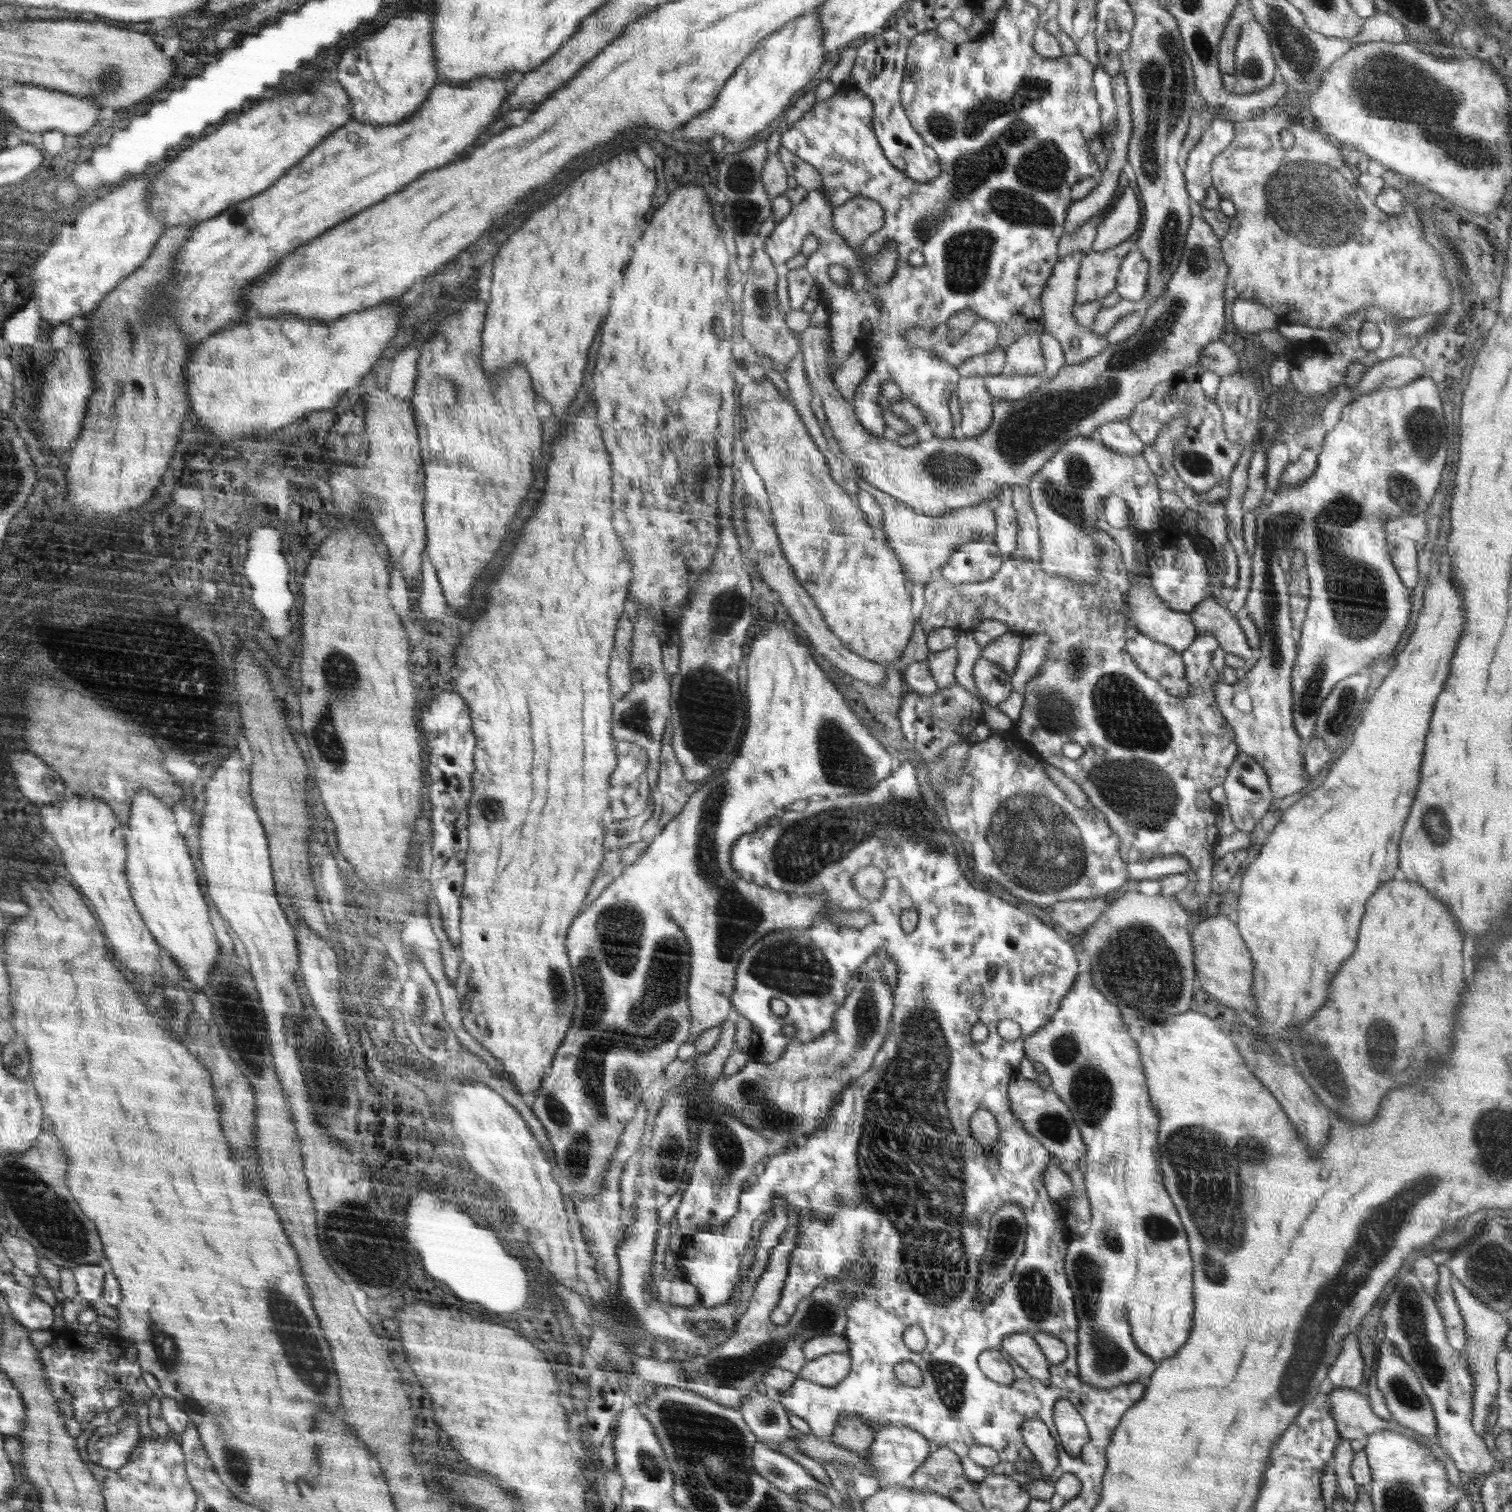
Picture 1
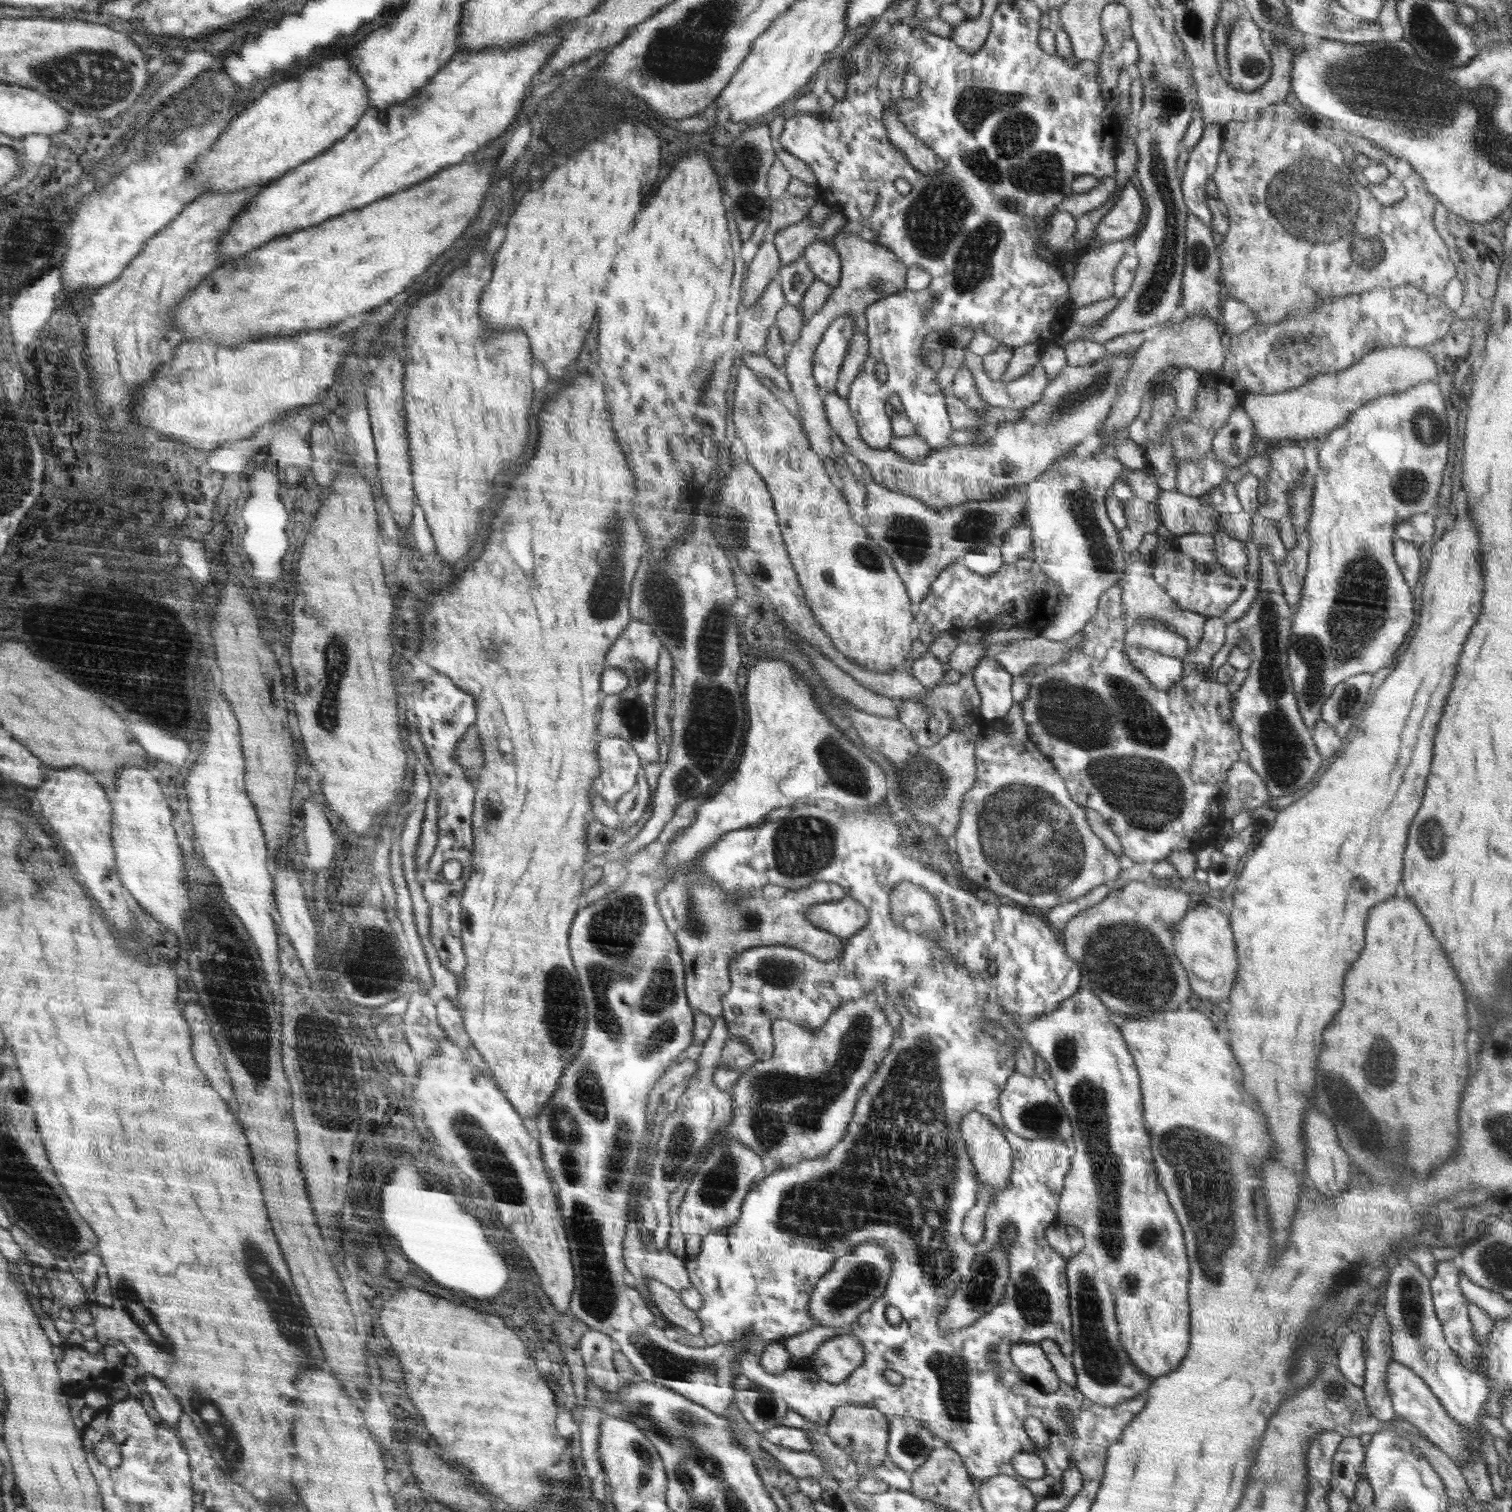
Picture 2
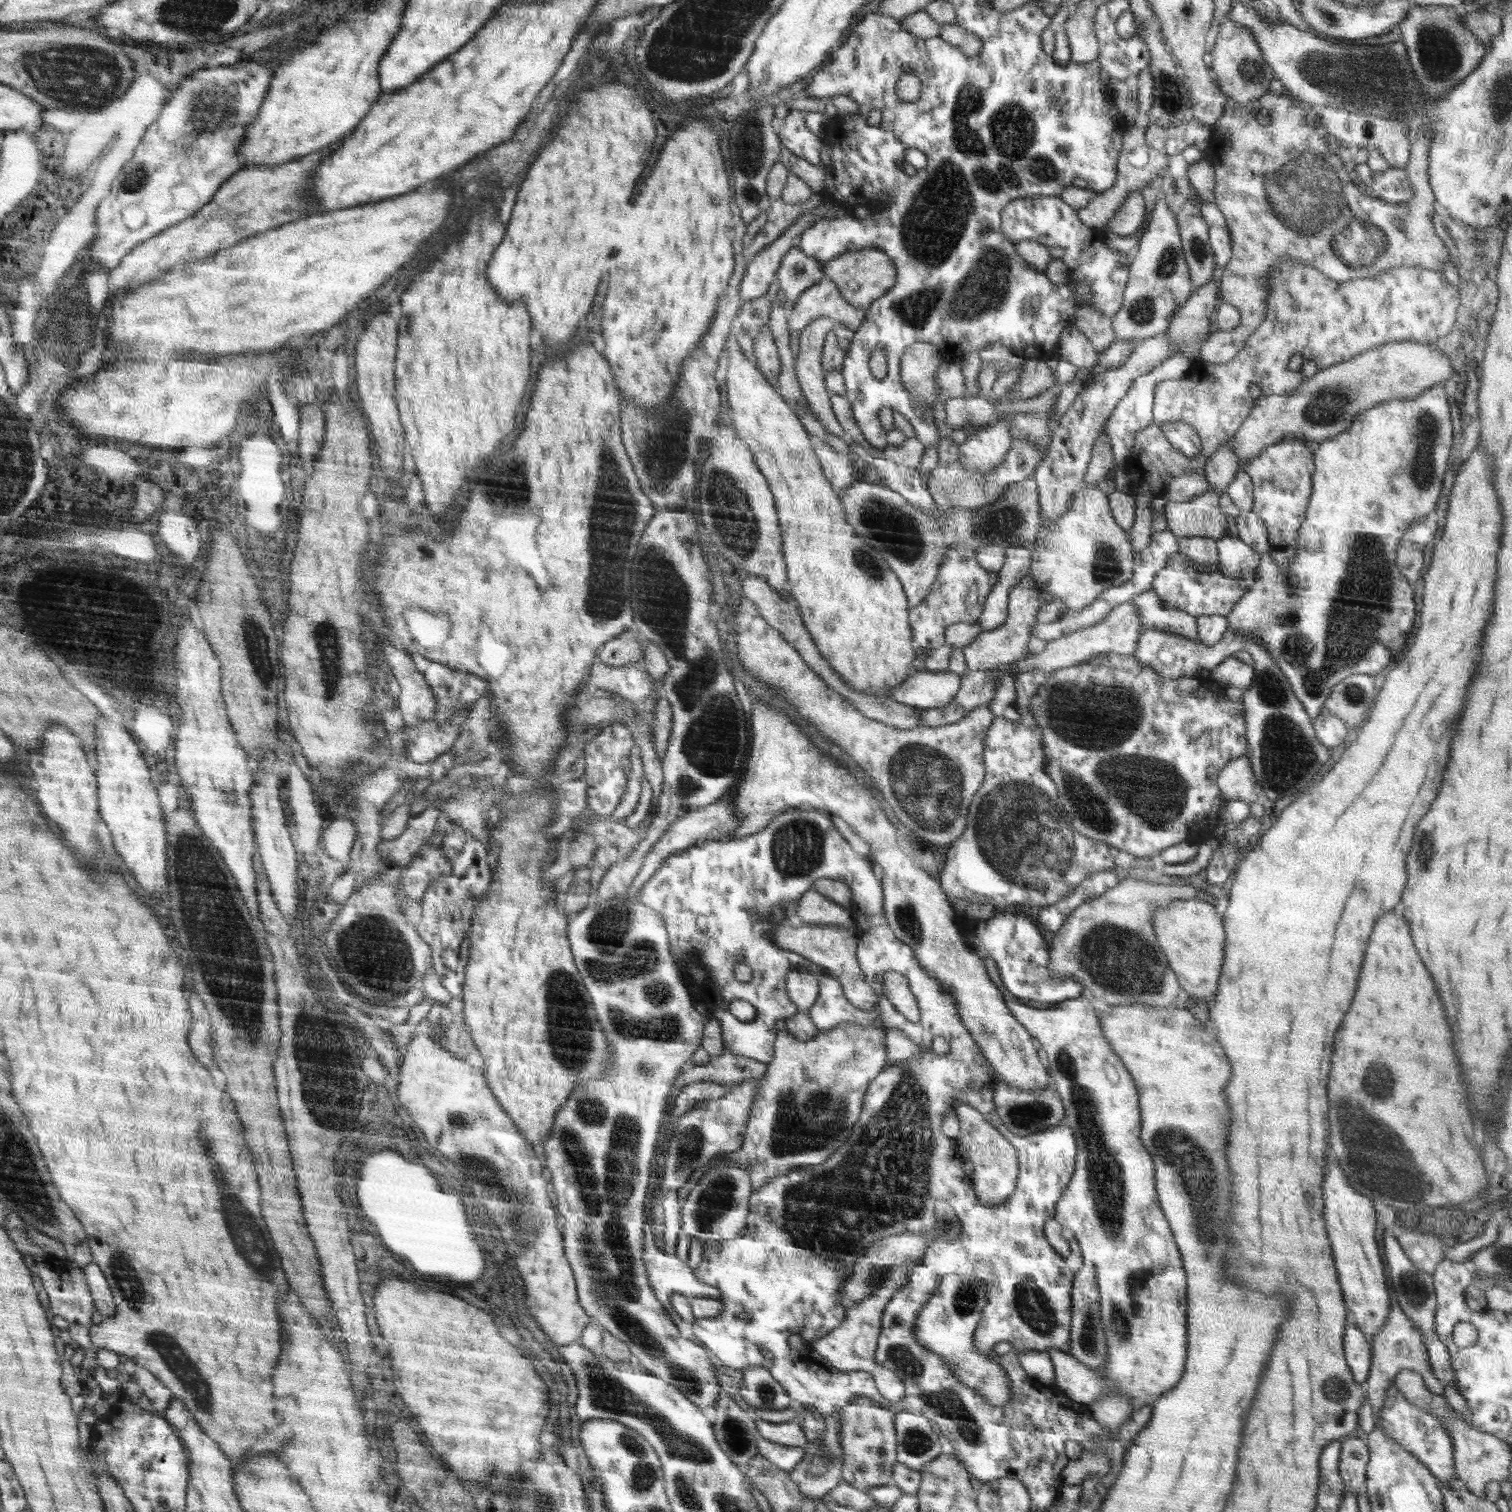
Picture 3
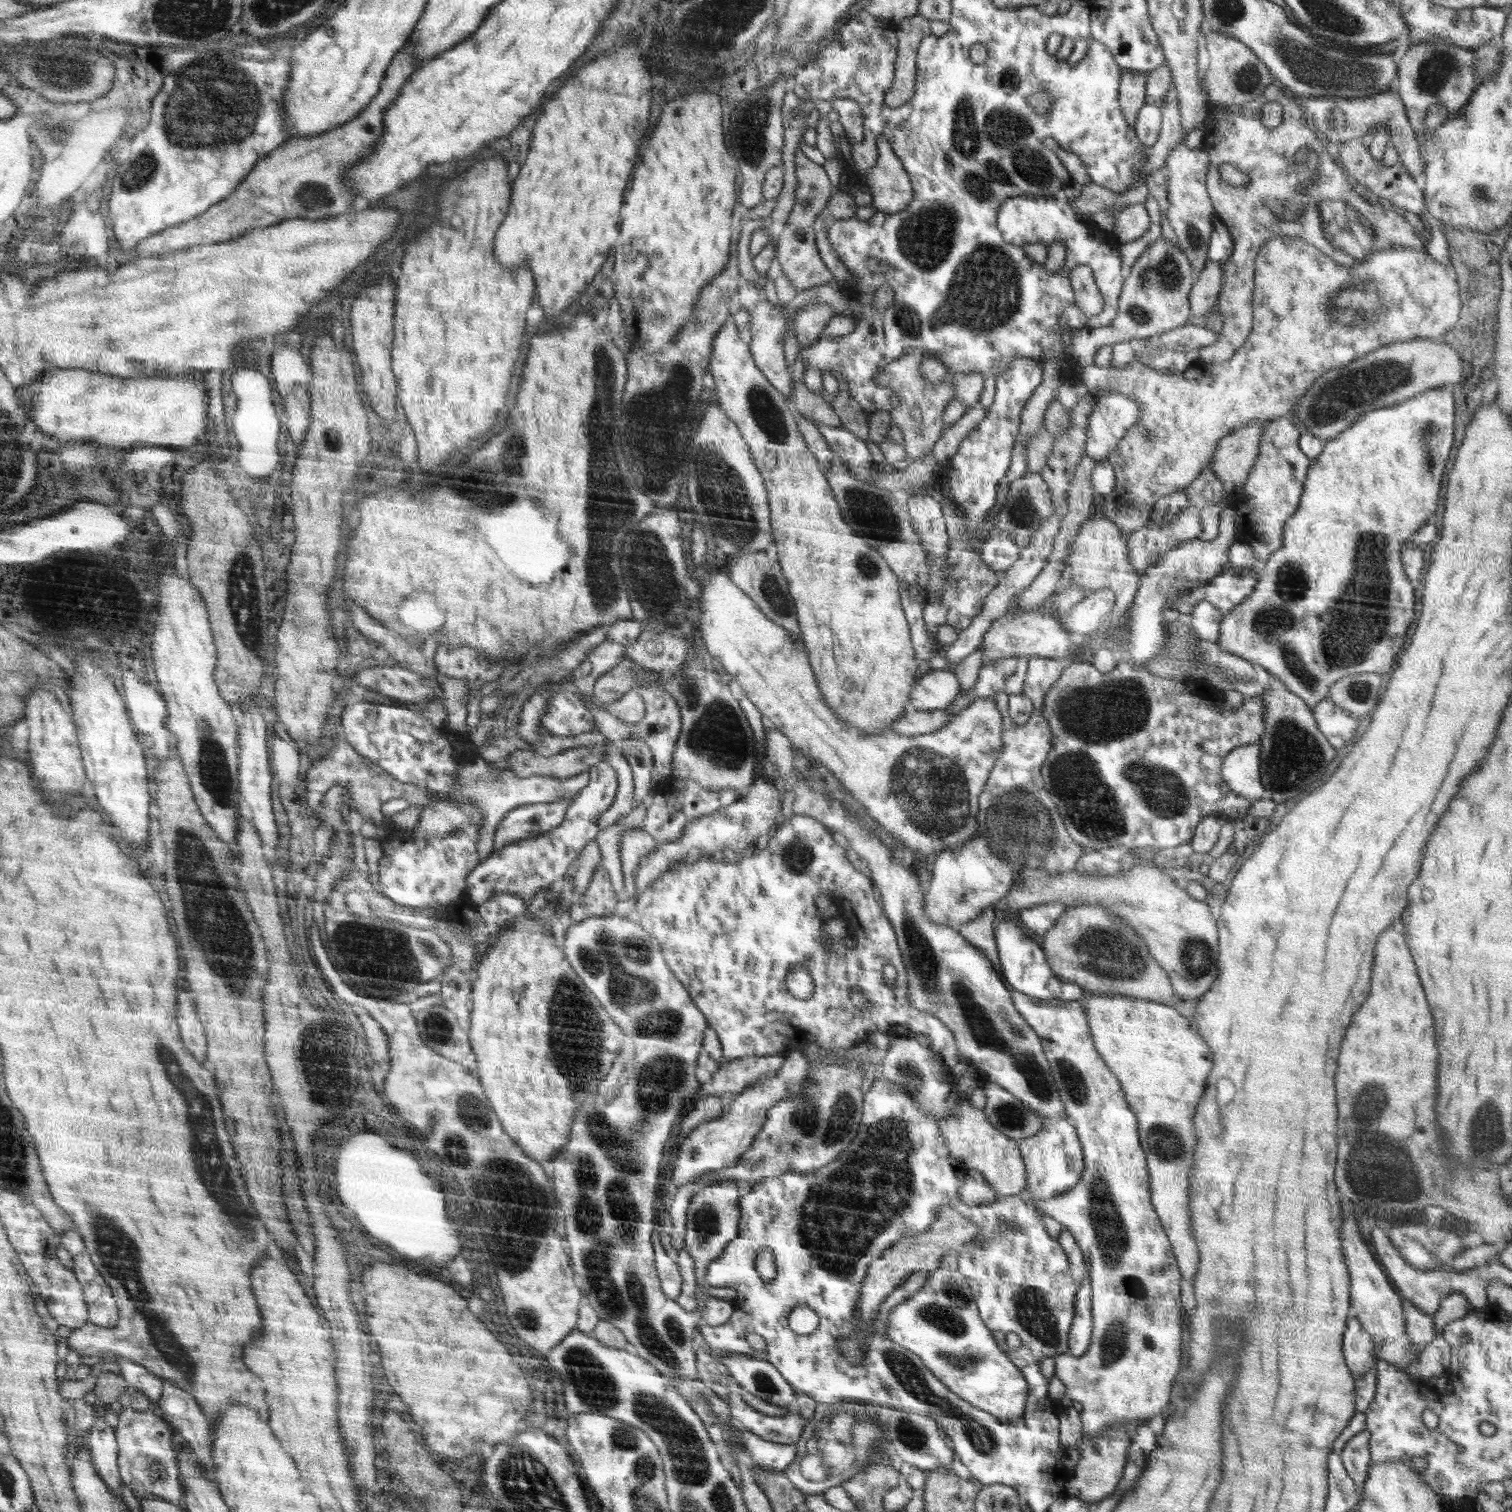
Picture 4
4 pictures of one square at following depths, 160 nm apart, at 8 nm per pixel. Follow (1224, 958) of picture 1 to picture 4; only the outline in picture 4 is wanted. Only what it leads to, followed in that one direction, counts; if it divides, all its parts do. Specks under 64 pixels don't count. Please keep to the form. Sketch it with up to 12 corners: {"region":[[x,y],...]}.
{"region":[[1162,866],[1019,874],[993,910],[1099,904],[1193,1003],[1216,980],[1217,920]]}

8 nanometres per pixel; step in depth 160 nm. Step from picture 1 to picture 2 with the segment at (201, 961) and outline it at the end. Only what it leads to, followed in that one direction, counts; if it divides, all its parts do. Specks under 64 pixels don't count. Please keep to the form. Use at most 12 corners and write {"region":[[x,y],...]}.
{"region":[[146,768],[118,774],[126,890],[182,938],[192,906],[172,810]]}

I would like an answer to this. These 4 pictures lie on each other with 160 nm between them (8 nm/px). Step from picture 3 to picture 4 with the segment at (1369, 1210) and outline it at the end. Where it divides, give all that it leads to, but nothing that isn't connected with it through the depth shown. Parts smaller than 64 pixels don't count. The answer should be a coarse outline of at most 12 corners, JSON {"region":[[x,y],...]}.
{"region":[[1352,1215],[1343,1217],[1350,1306],[1376,1358],[1417,1359],[1399,1295]]}

